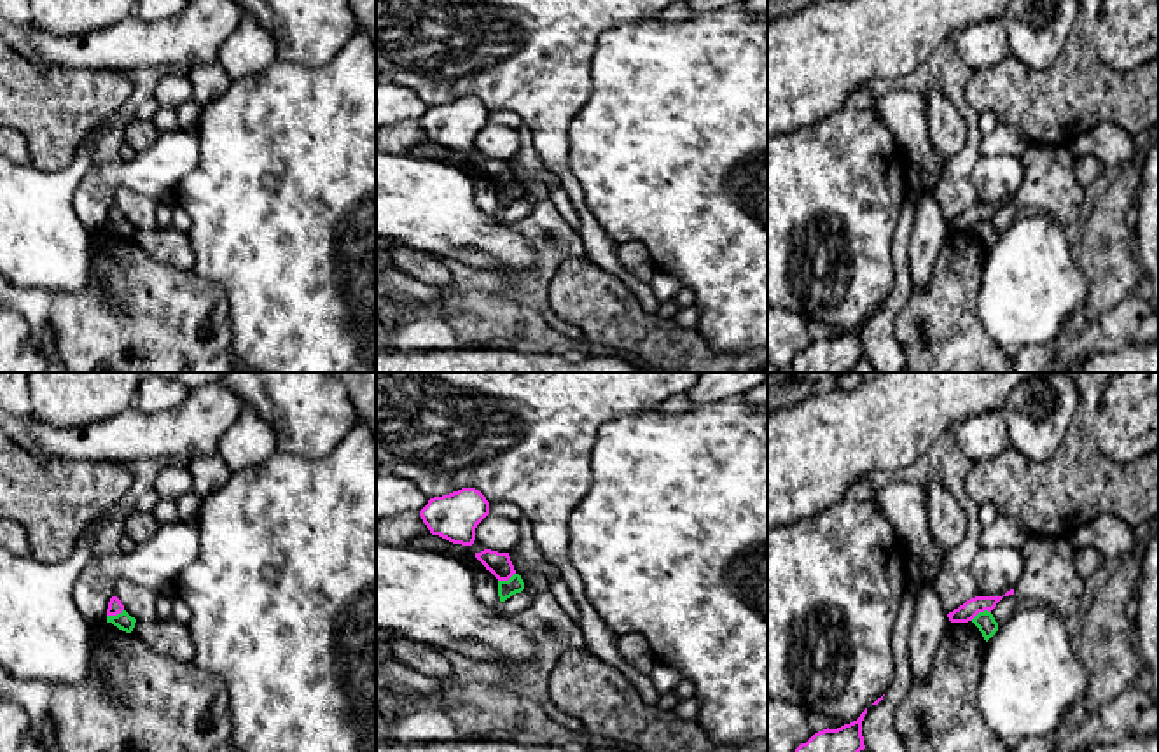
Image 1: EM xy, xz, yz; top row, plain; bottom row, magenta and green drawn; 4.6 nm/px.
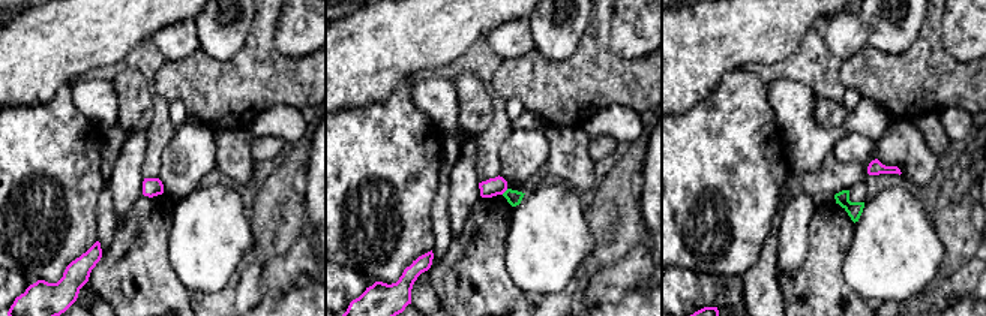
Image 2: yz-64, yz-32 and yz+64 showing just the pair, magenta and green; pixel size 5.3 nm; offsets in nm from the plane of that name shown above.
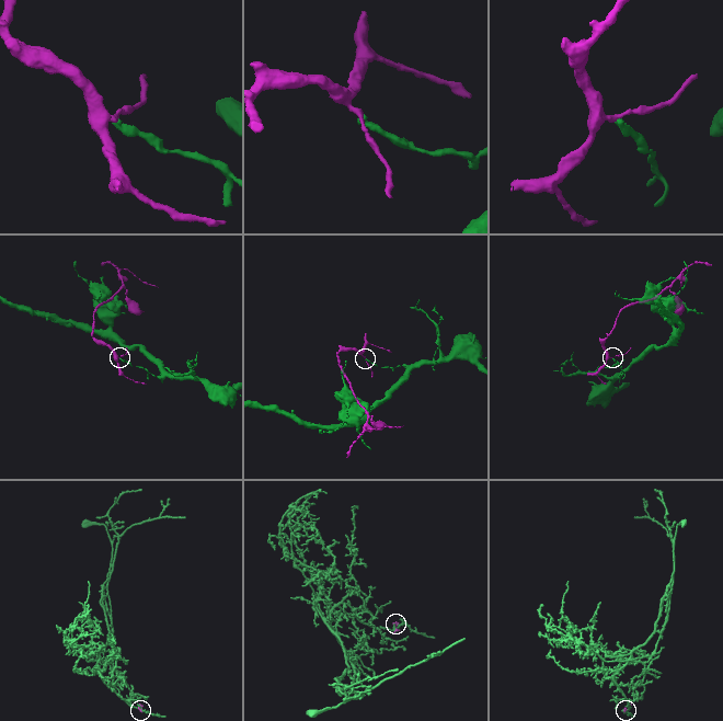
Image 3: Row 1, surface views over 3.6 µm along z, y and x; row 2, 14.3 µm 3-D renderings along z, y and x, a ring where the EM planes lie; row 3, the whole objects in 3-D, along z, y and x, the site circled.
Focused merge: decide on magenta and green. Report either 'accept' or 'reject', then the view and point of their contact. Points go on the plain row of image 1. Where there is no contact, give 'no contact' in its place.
reject; meets magenta in yz at (979, 219)

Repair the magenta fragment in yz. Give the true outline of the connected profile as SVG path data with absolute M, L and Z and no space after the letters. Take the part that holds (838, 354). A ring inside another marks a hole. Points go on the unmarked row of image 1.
M867 317L850 332L815 341L795 357L787 373L846 373L865 357L862 345L865 322Z

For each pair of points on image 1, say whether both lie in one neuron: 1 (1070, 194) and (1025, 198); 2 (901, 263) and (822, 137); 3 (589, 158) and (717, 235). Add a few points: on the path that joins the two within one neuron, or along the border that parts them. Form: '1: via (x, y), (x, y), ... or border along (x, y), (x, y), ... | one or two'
1: via (1060, 194), (1035, 194) | one
2: border along (902, 207), (892, 242), (892, 289) | two
3: via (621, 158), (640, 158), (686, 203) | one

